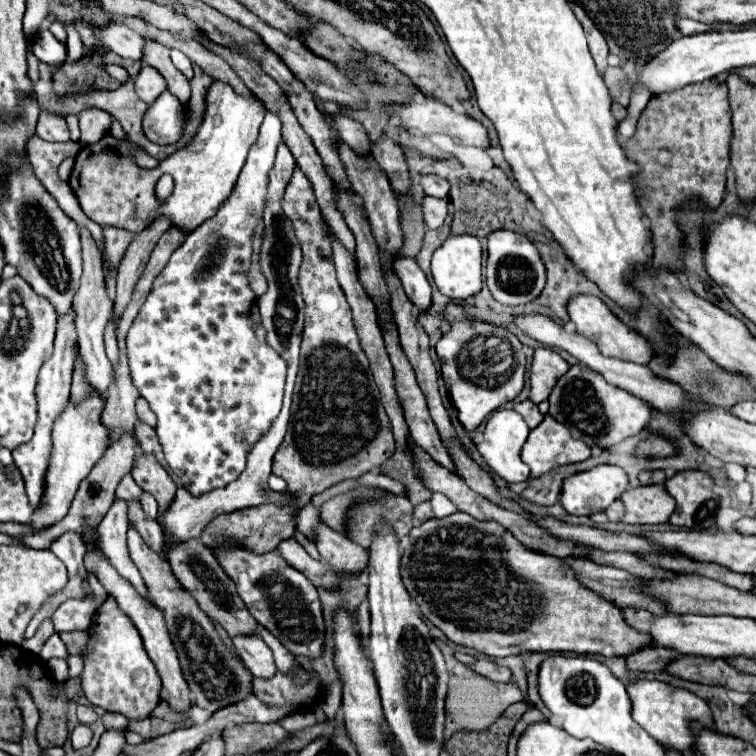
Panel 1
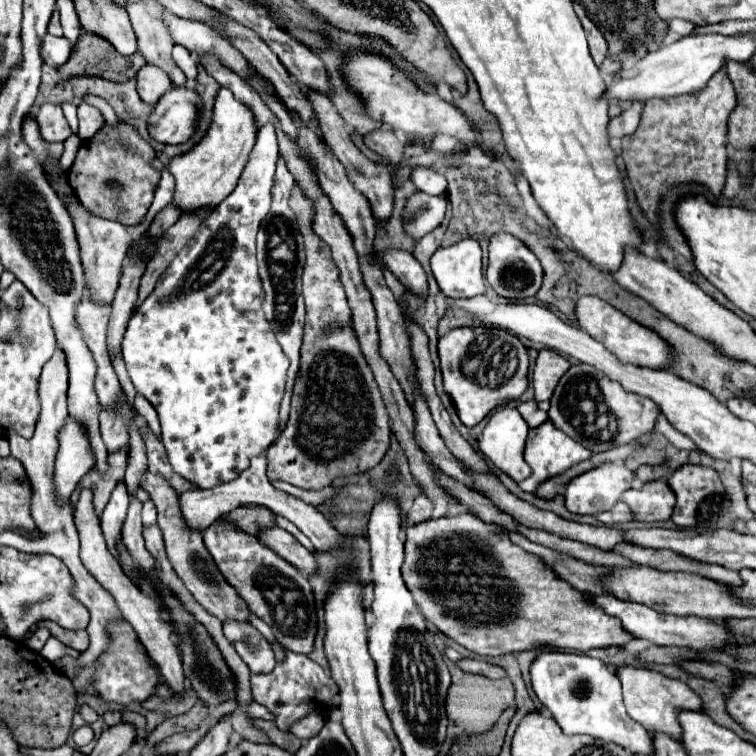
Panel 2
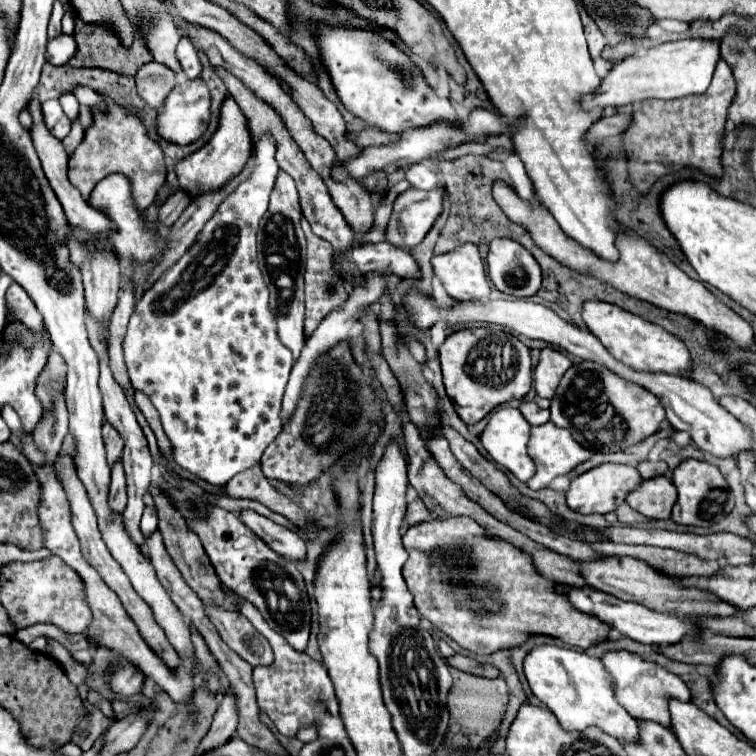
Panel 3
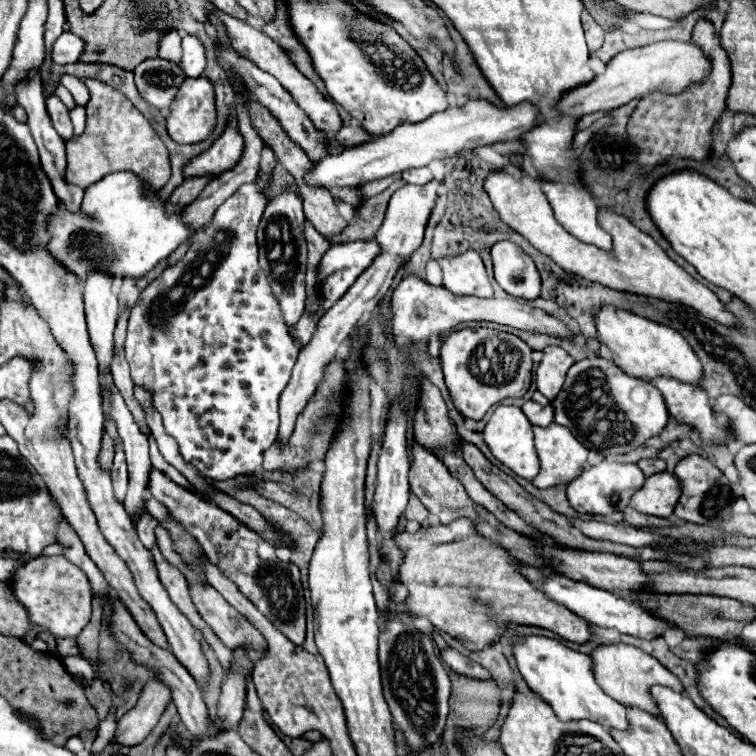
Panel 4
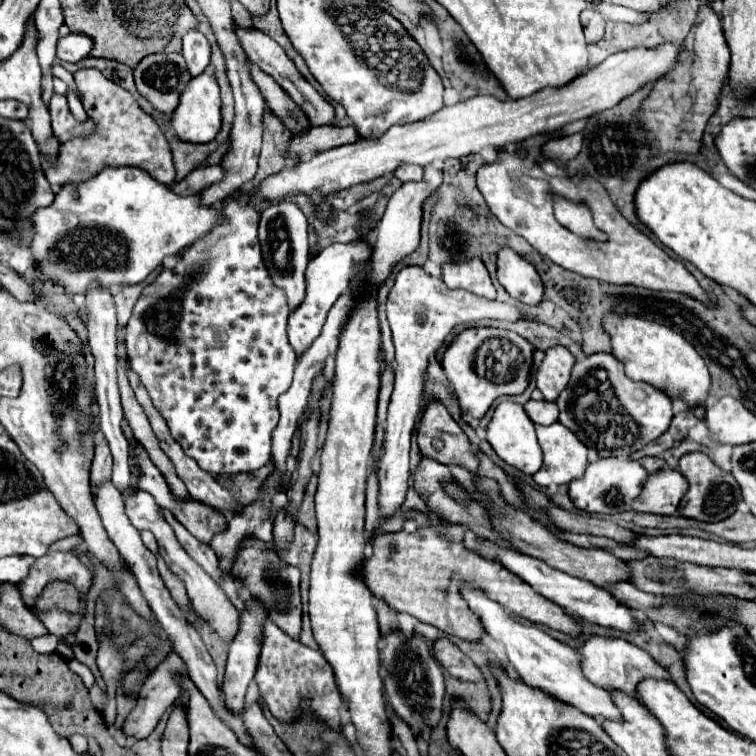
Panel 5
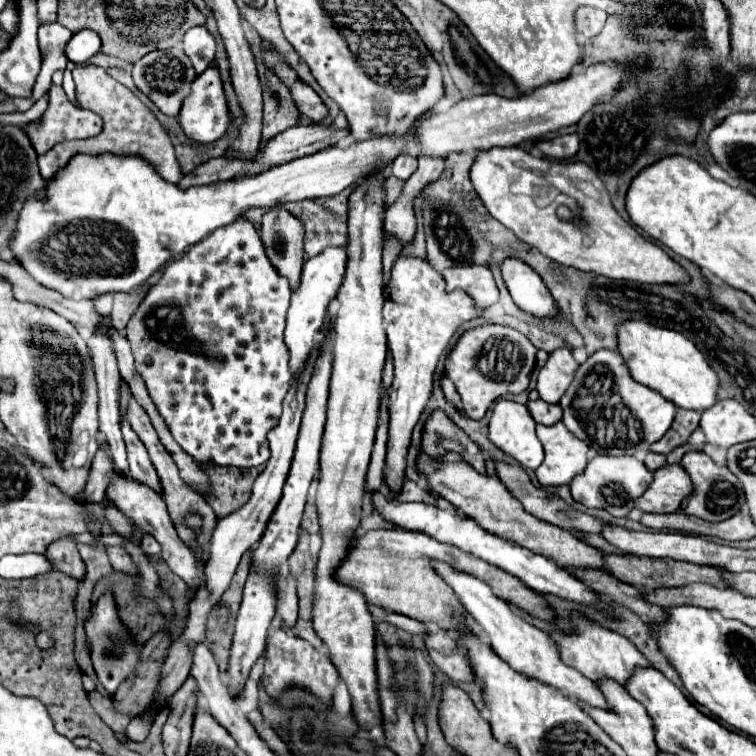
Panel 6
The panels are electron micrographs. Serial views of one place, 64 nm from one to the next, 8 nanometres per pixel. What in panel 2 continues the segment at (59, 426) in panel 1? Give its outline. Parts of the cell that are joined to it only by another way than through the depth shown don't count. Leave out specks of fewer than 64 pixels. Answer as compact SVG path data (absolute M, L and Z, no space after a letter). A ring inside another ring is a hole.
M68 418L66 426L60 430L60 448L56 454L54 476L58 498L66 500L72 496L80 478L92 468L92 454L88 448L88 436L76 420Z

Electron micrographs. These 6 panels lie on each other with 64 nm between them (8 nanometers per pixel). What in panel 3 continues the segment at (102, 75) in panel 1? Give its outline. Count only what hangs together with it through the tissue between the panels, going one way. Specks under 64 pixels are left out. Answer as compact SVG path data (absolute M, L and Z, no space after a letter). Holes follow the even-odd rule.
M74 14L74 20L76 20L74 38L78 42L78 52L68 62L68 66L98 66L98 68L114 70L118 74L134 76L142 64L152 60L152 54L144 50L144 38L140 38L140 30L136 30L136 42L132 42L128 50L124 50L124 46L120 46L120 38L116 38L116 34L108 30L108 26L86 26L84 22L80 22L80 18L76 18L76 14Z

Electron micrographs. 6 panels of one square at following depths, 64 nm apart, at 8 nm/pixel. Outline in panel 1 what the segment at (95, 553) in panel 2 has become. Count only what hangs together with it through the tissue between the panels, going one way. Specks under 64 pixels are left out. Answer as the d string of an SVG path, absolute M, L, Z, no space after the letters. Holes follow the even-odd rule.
M96 542L96 546L92 546L92 550L86 550L84 554L84 566L88 572L96 574L96 578L100 580L100 584L106 588L106 592L116 600L118 608L132 620L132 624L136 626L136 630L140 632L142 636L142 642L144 642L144 650L148 652L150 660L154 662L160 678L162 678L162 686L168 694L168 702L174 710L178 712L184 712L188 710L188 706L192 704L190 700L190 690L188 690L188 684L182 676L182 670L180 670L180 662L178 662L178 654L172 646L172 640L168 638L168 628L166 628L166 622L164 622L164 614L158 610L156 604L152 604L150 600L146 598L140 598L140 594L136 594L136 588L130 586L130 582L124 582L124 578L120 578L116 574L116 568L108 562L108 558L104 558L104 552L100 550L100 542Z

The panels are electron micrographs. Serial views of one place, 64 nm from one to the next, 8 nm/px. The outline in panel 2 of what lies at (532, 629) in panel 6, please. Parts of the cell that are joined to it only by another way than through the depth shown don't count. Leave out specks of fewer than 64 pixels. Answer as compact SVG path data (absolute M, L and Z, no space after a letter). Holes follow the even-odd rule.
M542 650L532 666L530 680L538 700L550 710L564 734L590 734L604 742L614 742L632 754L652 754L652 742L646 740L646 730L638 722L632 722L624 708L620 680L602 660L586 654Z

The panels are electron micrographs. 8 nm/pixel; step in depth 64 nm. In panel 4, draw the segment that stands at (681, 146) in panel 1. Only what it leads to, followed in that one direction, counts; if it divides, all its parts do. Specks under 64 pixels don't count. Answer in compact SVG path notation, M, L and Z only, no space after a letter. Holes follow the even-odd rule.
M700 18L696 22L692 30L692 42L700 46L704 56L712 56L712 70L708 78L700 84L688 86L680 94L646 94L630 116L628 136L640 148L640 162L644 170L650 170L666 158L682 156L704 160L710 152L710 130L726 106L726 96L730 88L730 62L728 54L724 54L724 48L720 44L720 36L710 20Z

